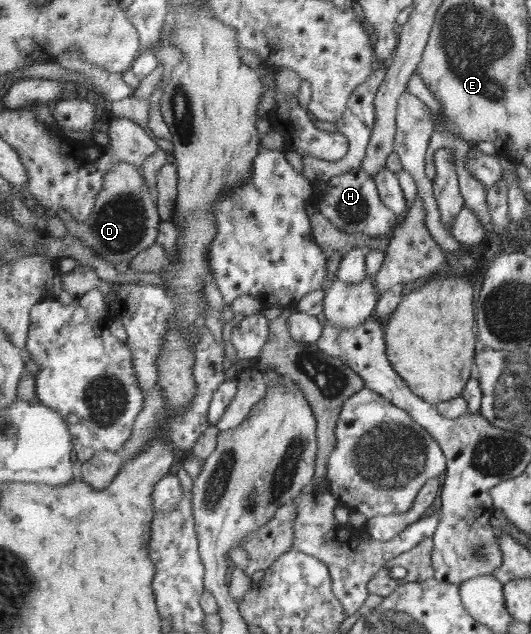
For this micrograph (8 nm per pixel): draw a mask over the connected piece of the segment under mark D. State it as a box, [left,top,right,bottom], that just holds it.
[66,161,161,262]

